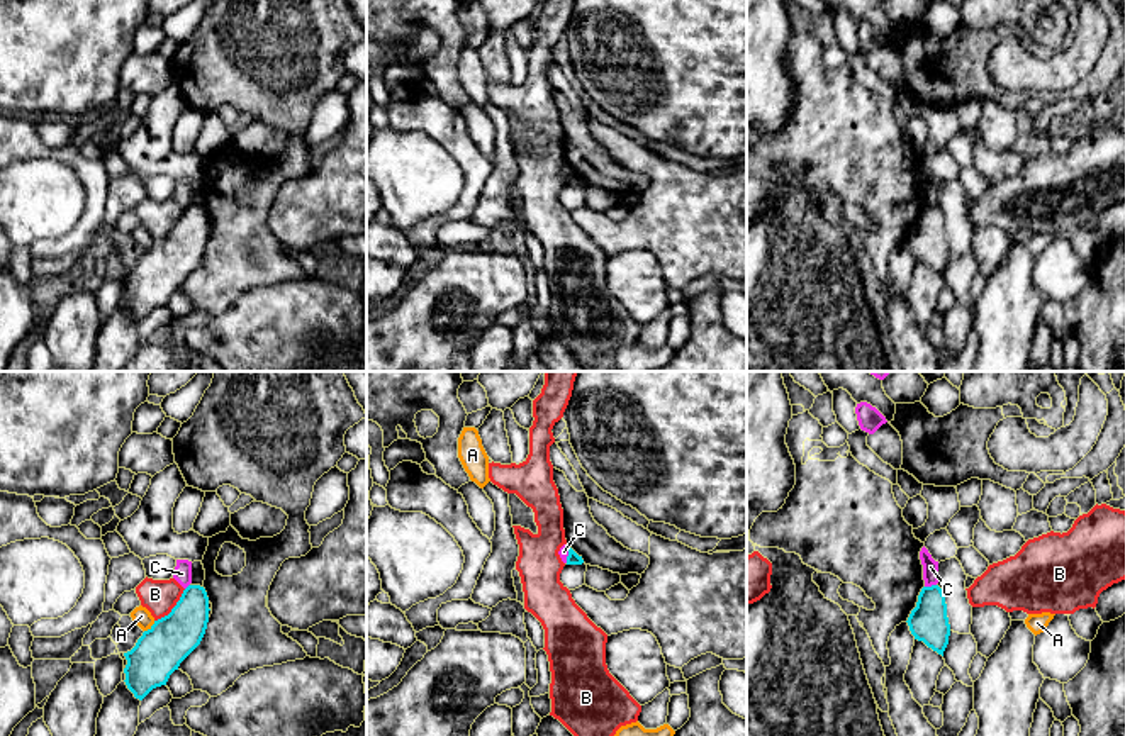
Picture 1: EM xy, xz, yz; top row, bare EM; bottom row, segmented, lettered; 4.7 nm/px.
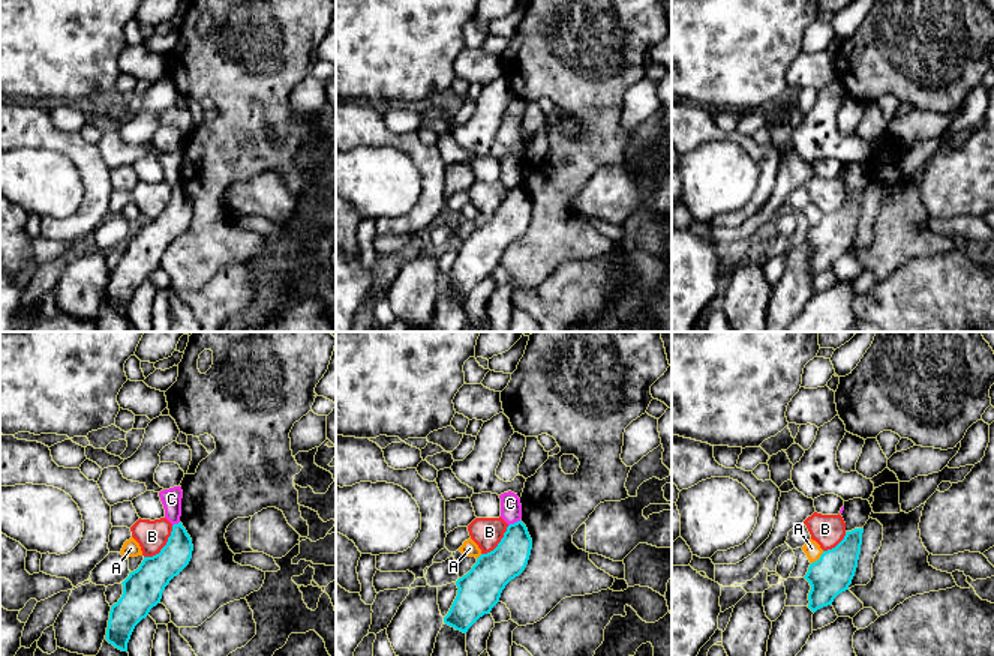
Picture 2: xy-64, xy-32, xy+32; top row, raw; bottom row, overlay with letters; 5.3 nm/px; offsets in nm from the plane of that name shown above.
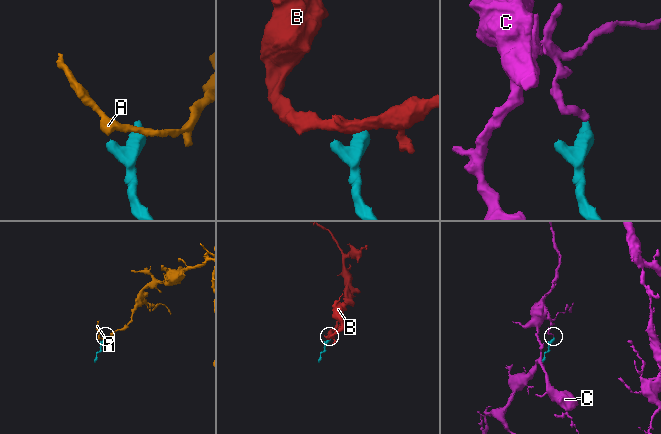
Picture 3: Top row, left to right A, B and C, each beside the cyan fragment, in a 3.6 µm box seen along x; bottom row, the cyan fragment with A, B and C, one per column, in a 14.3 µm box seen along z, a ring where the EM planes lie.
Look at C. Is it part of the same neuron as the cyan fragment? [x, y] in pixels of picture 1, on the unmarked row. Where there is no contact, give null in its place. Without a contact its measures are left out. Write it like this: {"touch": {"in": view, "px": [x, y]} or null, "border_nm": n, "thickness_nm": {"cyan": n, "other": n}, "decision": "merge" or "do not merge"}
{"touch": {"in": "yz", "px": [932, 206]}, "border_nm": 60, "thickness_nm": {"cyan": 190, "other": 80}, "decision": "do not merge"}

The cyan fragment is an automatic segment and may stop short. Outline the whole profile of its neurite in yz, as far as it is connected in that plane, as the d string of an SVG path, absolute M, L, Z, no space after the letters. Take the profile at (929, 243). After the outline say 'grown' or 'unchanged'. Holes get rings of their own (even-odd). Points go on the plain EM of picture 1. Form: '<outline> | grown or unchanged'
M938 205L923 207L916 227L908 237L915 259L943 276L949 265L950 244L947 237L945 215Z | unchanged

